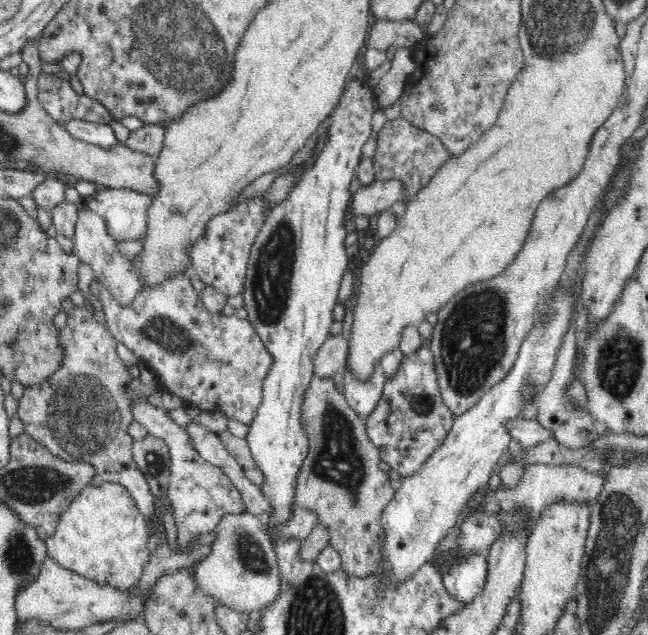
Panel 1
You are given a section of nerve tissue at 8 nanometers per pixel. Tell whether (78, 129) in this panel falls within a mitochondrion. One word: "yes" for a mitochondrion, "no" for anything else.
no

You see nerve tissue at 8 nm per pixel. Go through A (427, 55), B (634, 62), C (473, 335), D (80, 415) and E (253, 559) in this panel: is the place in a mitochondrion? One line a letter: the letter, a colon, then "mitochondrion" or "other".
A: other
B: other
C: mitochondrion
D: mitochondrion
E: mitochondrion

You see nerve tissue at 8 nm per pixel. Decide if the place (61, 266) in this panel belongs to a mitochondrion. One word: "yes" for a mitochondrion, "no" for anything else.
no

